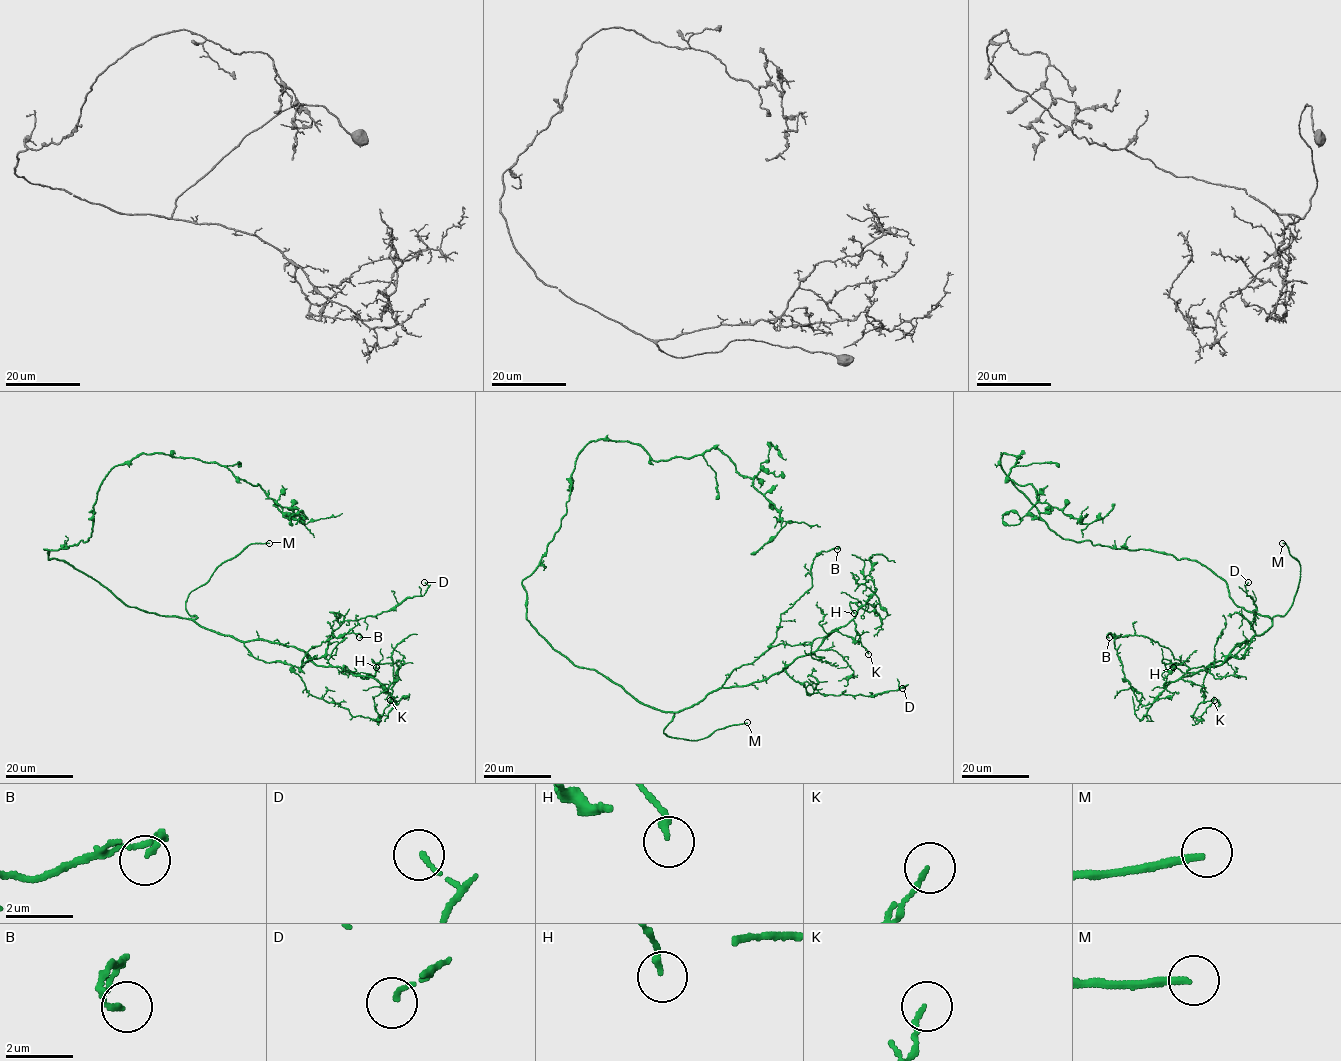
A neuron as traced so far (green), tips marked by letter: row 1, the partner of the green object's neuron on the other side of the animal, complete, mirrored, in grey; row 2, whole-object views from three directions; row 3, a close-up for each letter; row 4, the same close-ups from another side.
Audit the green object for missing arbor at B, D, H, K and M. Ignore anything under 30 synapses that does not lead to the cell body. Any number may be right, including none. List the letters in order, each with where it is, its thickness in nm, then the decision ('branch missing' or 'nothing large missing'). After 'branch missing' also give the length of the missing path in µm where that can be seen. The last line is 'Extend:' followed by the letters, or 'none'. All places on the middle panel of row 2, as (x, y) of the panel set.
B: at (837, 549); 150 nm thick; nothing large missing
D: at (902, 688); 130 nm thick; nothing large missing
H: at (854, 613); 170 nm thick; nothing large missing
K: at (868, 654); 120 nm thick; nothing large missing
M: at (747, 722); 200 nm thick; branch missing; about 20 µm are missing
Extend: M

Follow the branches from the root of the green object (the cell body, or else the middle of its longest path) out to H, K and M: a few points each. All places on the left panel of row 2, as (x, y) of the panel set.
H: (54, 559), (127, 605), (241, 641), (291, 645), (318, 665), (387, 687), (399, 666), (372, 659), (376, 667)
K: (54, 559), (127, 605), (193, 619), (258, 660), (289, 664), (311, 694), (353, 716), (377, 720), (390, 700)
M: (54, 559), (91, 576), (127, 605), (160, 615), (194, 619), (185, 609), (187, 596), (250, 544), (269, 543)

